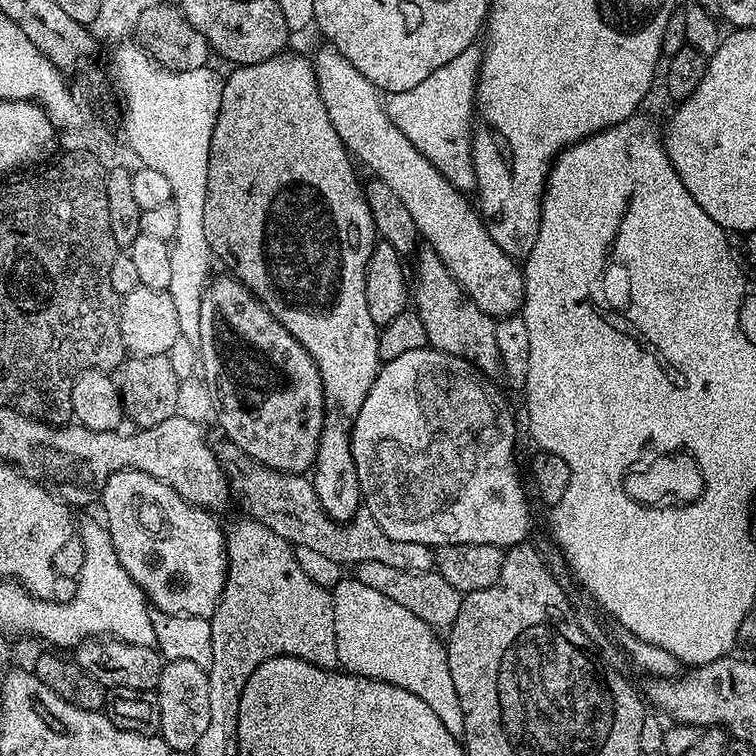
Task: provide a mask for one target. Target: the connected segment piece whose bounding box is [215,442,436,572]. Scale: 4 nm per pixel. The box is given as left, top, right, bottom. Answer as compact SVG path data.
M227 442L215 445L216 456L220 460L220 467L224 469L224 474L228 478L230 496L245 508L247 515L255 520L263 528L274 530L278 538L282 538L287 544L295 546L297 549L305 548L308 552L313 552L316 556L321 556L324 560L333 560L336 564L349 564L355 566L362 562L380 562L385 566L394 566L397 570L407 572L431 572L436 567L436 553L427 544L418 542L398 542L390 538L374 522L374 514L370 510L361 506L354 518L347 522L331 520L322 508L322 502L318 500L318 494L314 490L311 479L304 474L289 474L286 472L276 472L272 468L267 468L265 464L257 464L255 460L245 456L243 450L238 446Z

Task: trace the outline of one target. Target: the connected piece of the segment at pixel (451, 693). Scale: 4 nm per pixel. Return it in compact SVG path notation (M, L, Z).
M349 578L349 580L340 580L336 584L336 588L331 589L332 605L334 606L334 643L338 645L337 665L343 671L352 673L353 676L365 676L371 680L381 680L382 682L390 682L394 686L402 686L402 690L410 690L410 694L418 694L418 698L422 698L422 702L426 702L426 706L430 706L430 710L434 710L434 714L438 714L438 718L442 718L442 726L446 726L446 730L450 730L450 734L454 734L457 738L464 735L464 723L462 722L462 702L458 702L458 690L454 690L454 678L450 678L450 666L448 665L448 649L443 639L439 640L437 633L426 622L422 622L422 618L414 618L414 614L410 614L410 610L406 610L406 606L402 606L398 602L394 602L394 598L386 598L386 594L381 594L379 590L374 590L371 586L366 586L362 581Z

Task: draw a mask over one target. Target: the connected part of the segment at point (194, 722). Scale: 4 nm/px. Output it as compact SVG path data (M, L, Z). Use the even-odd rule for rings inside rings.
M167 661L162 678L158 678L155 694L160 707L159 735L181 754L191 753L198 746L202 734L206 734L206 726L210 726L210 682L207 671L195 662Z

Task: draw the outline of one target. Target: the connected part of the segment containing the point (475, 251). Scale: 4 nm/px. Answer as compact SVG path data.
M323 46L314 55L316 69L316 85L322 94L322 106L326 106L326 114L330 114L330 122L334 122L334 130L338 130L338 138L344 147L361 165L372 171L373 177L379 178L402 198L406 210L410 210L410 218L414 218L414 226L421 237L424 236L429 247L438 254L446 270L460 283L462 290L481 308L487 316L503 318L515 316L524 307L524 269L502 246L490 238L487 223L479 211L468 201L469 197L455 188L435 166L429 162L425 153L417 150L402 134L398 126L388 117L388 109L382 99L379 88L375 88L359 70L345 58L337 48Z

